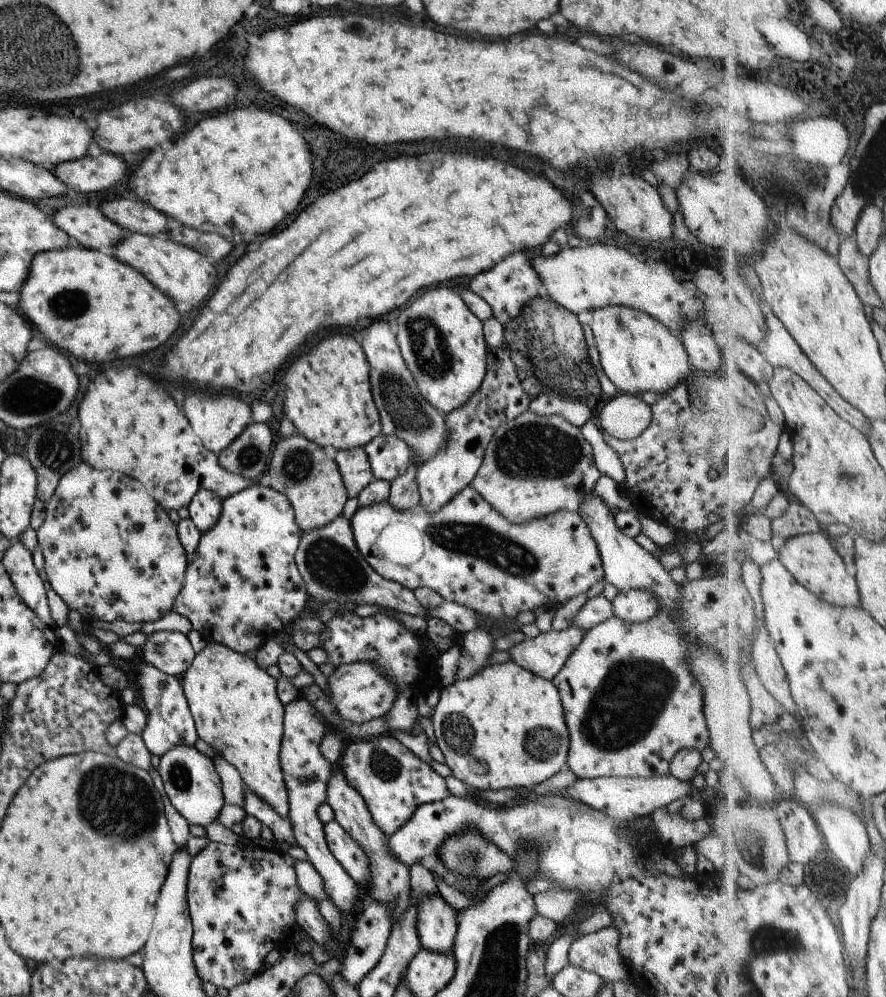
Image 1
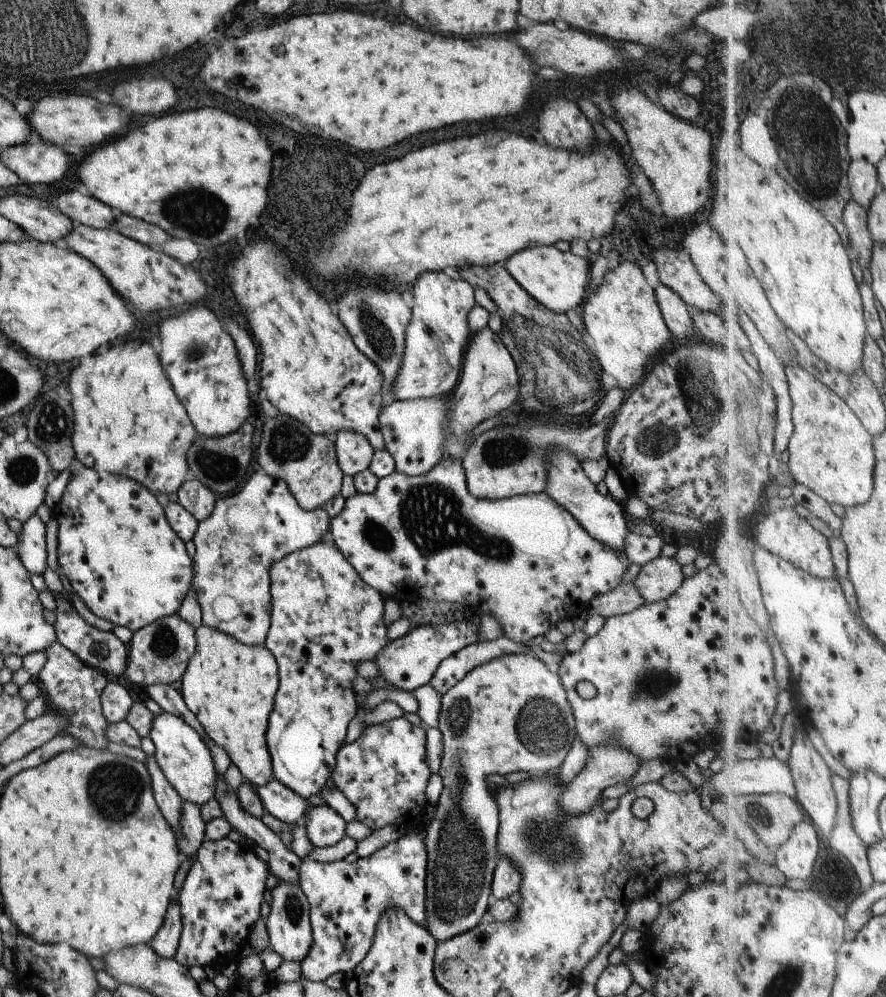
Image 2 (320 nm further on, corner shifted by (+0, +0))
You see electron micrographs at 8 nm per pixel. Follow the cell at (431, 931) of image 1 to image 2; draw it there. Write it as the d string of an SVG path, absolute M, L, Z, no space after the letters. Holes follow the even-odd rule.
M418 824L417 829L408 827L402 837L387 843L368 857L359 857L353 864L345 862L345 859L332 863L317 862L309 857L300 859L298 885L302 888L308 902L308 917L312 936L308 954L305 954L298 962L301 978L310 981L323 981L327 976L337 974L337 972L342 972L347 976L359 964L359 961L363 960L369 950L377 921L385 909L401 908L409 920L424 926L426 877L424 840L423 826Z

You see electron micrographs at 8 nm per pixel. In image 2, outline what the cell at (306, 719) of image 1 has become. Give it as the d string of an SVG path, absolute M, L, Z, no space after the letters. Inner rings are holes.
M316 542L300 551L293 551L281 560L274 562L269 569L270 578L270 627L264 644L275 659L278 670L278 687L273 697L272 709L269 711L265 740L272 766L272 778L295 794L308 800L312 795L319 794L321 787L329 780L335 764L336 750L344 743L345 729L349 720L355 716L358 704L351 687L351 680L358 676L356 666L363 661L373 662L380 650L389 642L386 626L383 623L383 596L358 577L355 569L343 558L333 542Z

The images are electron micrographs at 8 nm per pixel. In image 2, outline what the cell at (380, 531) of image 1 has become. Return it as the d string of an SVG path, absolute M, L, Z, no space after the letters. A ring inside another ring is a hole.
M448 458L439 461L431 470L428 470L425 474L420 475L406 475L401 474L400 472L393 471L391 474L384 476L383 478L378 479L377 484L375 485L375 490L373 492L360 493L355 492L352 496L344 498L343 506L341 510L330 518L329 521L329 532L332 533L332 542L335 545L335 548L343 555L343 558L355 569L355 572L358 574L358 577L361 578L366 585L369 585L373 590L376 590L380 595L386 595L387 597L396 598L396 601L401 602L403 600L410 600L413 597L419 598L421 602L430 603L433 600L437 601L447 601L447 602L457 602L457 606L467 606L471 609L472 612L475 612L478 616L482 614L490 614L497 623L501 625L503 636L507 637L509 640L512 640L514 643L524 644L527 641L531 641L538 634L545 634L549 628L552 628L554 624L557 624L559 620L572 619L573 617L579 616L581 612L587 611L588 602L597 595L605 594L610 590L613 590L619 583L622 582L622 576L627 568L627 565L630 563L625 553L621 551L616 551L611 547L605 546L603 543L600 543L598 540L595 540L586 530L565 510L561 508L552 498L549 498L547 493L541 491L540 493L529 493L524 495L513 495L507 497L506 499L476 499L474 496L469 494L469 491L466 487L464 470L461 466L460 461L455 459Z

